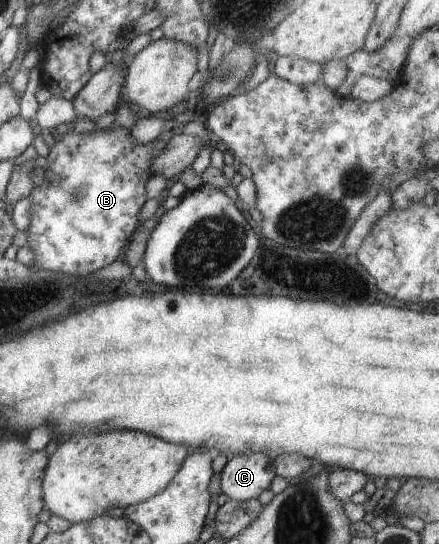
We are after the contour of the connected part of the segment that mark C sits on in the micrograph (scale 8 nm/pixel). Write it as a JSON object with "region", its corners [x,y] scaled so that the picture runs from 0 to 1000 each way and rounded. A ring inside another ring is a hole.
{"region":[[[599,833],[533,838],[501,869],[503,904],[540,923],[590,915],[631,873],[624,847]]]}

